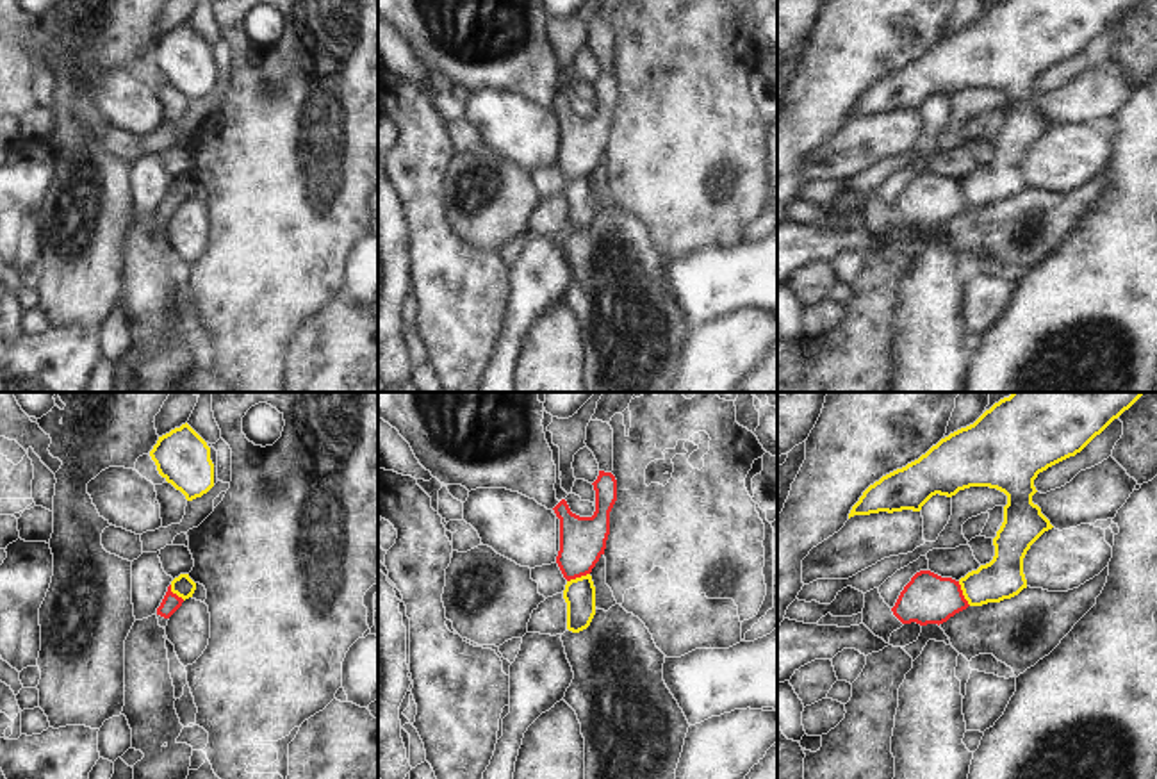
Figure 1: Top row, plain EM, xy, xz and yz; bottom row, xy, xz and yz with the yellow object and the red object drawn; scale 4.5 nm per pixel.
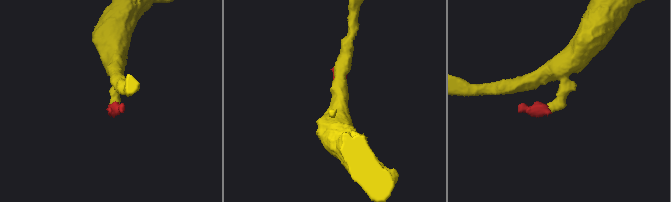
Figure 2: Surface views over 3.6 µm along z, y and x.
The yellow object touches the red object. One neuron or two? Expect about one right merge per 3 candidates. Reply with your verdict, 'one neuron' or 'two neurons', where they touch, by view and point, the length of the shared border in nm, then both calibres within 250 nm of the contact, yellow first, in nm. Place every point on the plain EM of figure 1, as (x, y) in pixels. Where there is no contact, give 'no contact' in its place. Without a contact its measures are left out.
two neurons | yz (963, 195) | 130 nm | 190/220 nm

